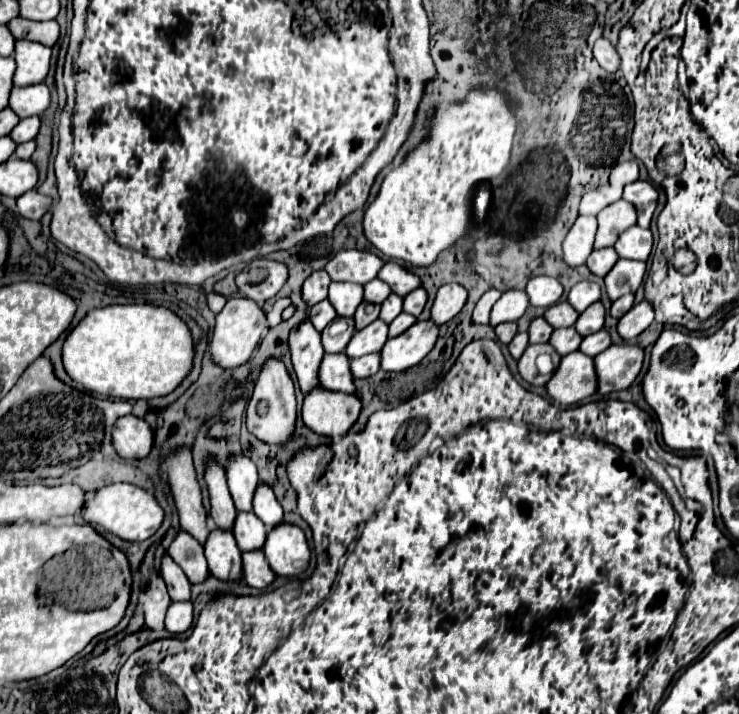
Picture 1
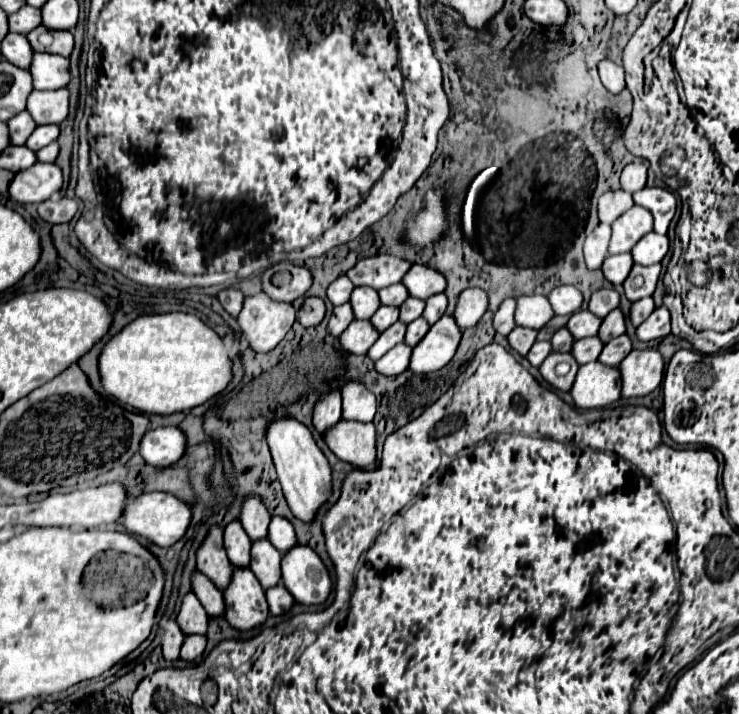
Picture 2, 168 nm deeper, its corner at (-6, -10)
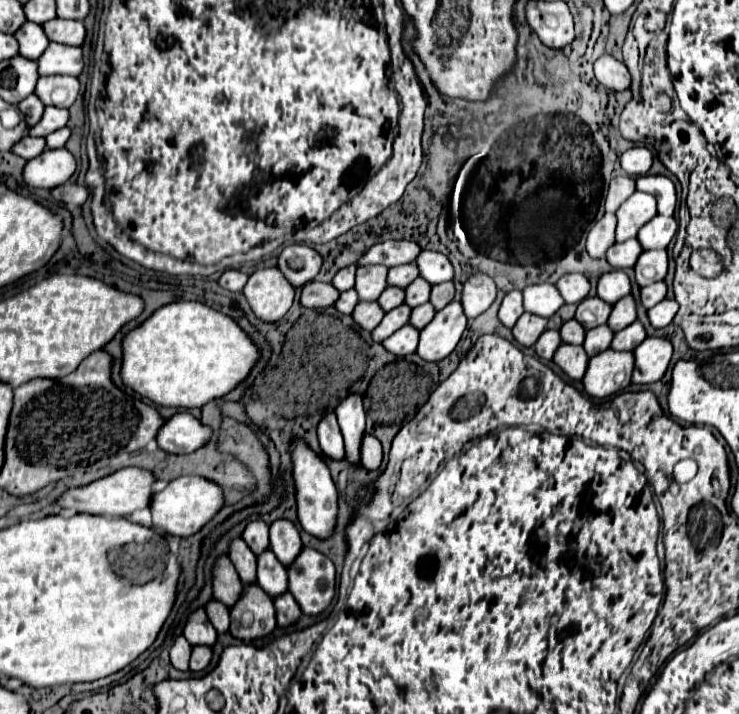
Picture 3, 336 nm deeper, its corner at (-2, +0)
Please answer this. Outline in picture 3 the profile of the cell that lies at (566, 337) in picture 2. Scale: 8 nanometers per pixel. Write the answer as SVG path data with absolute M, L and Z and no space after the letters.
M572 318L564 322L564 326L560 328L560 334L562 334L562 342L566 344L582 344L586 338L586 328Z

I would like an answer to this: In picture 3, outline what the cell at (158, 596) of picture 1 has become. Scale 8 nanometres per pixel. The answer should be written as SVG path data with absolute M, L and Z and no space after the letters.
M178 636L176 642L174 642L174 646L170 648L170 660L172 660L172 666L176 670L182 670L182 672L188 670L190 650L192 650L192 646L186 642L186 638L184 636Z

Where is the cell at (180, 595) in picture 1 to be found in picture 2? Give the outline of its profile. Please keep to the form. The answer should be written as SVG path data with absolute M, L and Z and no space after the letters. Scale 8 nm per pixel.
M188 592L184 598L182 598L182 606L180 606L180 614L178 614L178 626L182 628L182 632L188 636L188 634L206 634L206 626L208 626L208 614L206 610L202 608L200 600Z

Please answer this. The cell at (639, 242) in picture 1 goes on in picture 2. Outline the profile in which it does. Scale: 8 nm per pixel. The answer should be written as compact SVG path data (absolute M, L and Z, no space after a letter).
M650 232L632 248L632 258L634 258L634 264L652 266L662 262L666 252L668 252L668 238L656 232Z

